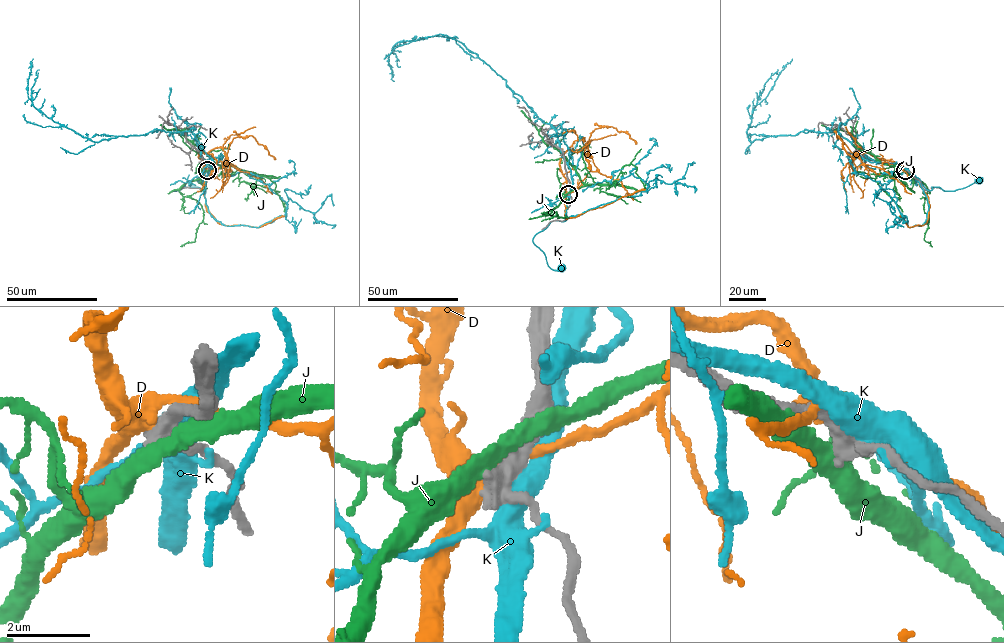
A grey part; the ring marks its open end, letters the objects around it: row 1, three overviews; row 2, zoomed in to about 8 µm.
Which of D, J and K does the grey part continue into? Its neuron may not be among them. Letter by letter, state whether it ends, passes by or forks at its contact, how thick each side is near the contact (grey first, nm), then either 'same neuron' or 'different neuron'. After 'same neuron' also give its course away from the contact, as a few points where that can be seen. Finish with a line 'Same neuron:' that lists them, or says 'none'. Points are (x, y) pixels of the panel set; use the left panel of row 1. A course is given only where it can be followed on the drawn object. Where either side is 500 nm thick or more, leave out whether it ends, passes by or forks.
D: it passes by; 360 nm thick on the grey side, 440 nm on the other; different neuron
J: it passes by; 400 nm thick on the grey side, 400 nm on the other; different neuron
K: 460 nm thick on the grey side, 550 nm on the other; different neuron
Same neuron: none

